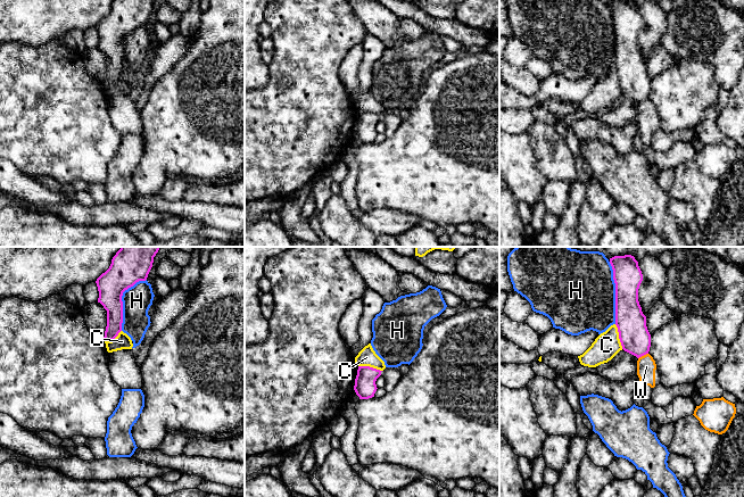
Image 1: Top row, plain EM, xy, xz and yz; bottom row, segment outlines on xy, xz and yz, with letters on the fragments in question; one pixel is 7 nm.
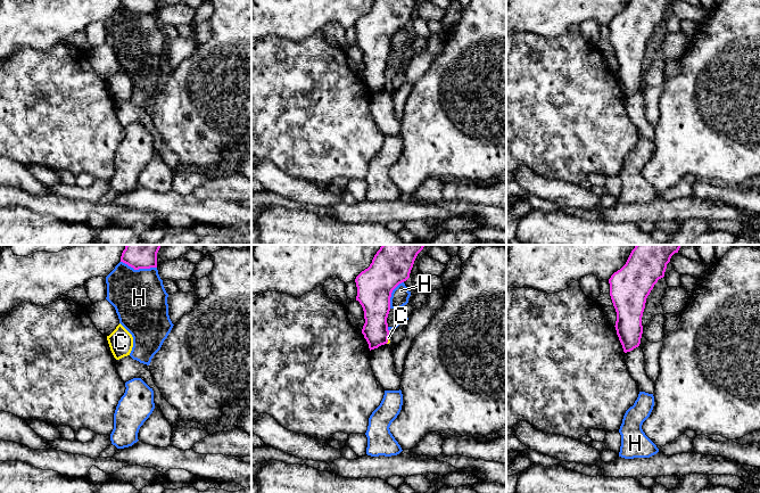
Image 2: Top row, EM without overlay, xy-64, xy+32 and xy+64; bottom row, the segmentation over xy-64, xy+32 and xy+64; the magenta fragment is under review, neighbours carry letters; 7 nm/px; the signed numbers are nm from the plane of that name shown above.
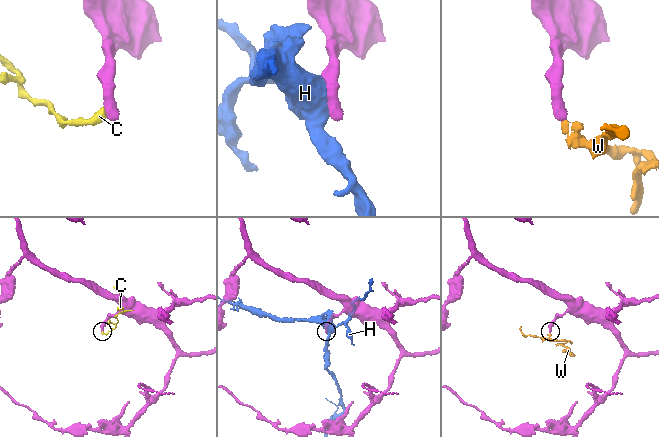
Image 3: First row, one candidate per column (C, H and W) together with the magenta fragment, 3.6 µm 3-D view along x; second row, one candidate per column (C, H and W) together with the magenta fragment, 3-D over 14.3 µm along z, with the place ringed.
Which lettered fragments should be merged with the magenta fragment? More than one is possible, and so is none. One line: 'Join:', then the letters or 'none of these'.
Join: none of these

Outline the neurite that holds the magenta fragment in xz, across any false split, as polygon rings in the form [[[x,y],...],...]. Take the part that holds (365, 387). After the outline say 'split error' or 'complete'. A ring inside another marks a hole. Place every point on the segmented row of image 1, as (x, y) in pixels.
[[[358,366],[354,390],[359,399],[374,397],[377,391],[377,379],[381,375],[380,370],[370,366]]]; complete

